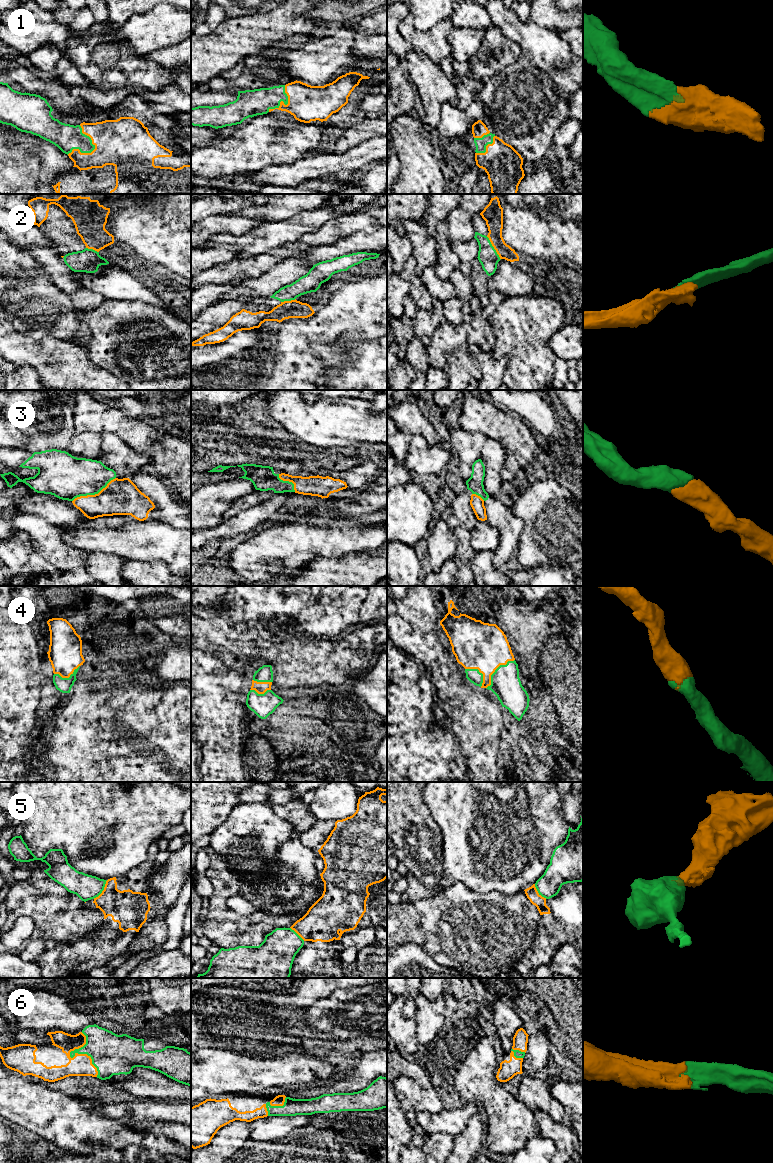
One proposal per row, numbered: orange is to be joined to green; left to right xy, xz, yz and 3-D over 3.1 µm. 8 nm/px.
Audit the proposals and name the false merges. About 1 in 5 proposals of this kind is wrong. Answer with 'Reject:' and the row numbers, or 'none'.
Reject: 5

